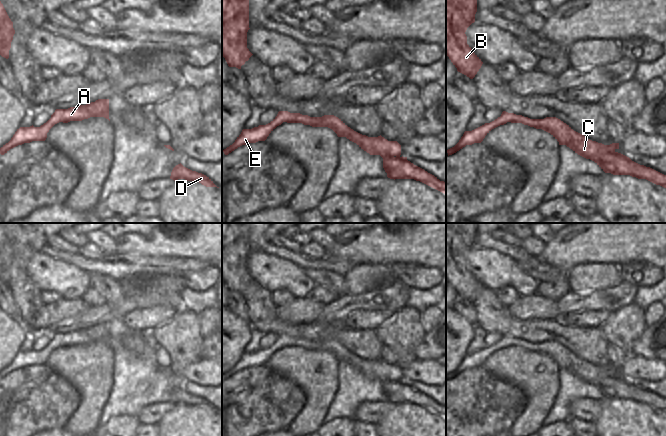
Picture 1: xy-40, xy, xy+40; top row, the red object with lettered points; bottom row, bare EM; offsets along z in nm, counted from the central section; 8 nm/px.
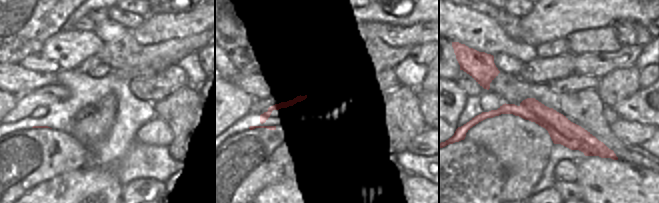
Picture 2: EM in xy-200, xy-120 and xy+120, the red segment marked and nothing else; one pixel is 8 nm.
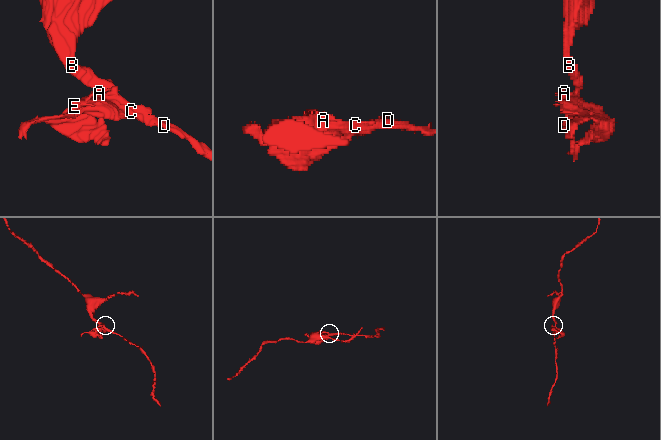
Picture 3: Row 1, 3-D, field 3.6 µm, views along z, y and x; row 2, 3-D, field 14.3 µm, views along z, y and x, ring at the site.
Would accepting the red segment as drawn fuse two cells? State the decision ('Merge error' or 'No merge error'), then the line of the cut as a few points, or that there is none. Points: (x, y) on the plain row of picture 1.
Merge error. Split along xy+40 (615, 376), (615, 394), (611, 397).

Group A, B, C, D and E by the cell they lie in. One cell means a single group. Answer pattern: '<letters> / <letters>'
A C E / B D

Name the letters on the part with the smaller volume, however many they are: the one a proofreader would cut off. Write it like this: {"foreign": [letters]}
{"foreign": ["A", "C", "E"]}

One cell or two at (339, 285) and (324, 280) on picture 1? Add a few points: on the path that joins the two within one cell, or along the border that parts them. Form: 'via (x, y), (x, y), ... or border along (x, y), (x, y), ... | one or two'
via (335, 282), (328, 280) | one

